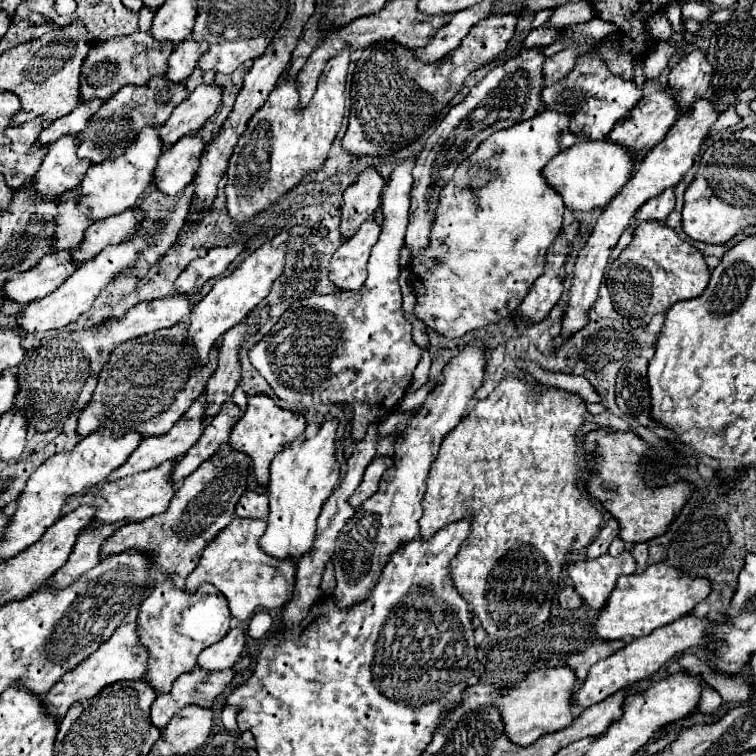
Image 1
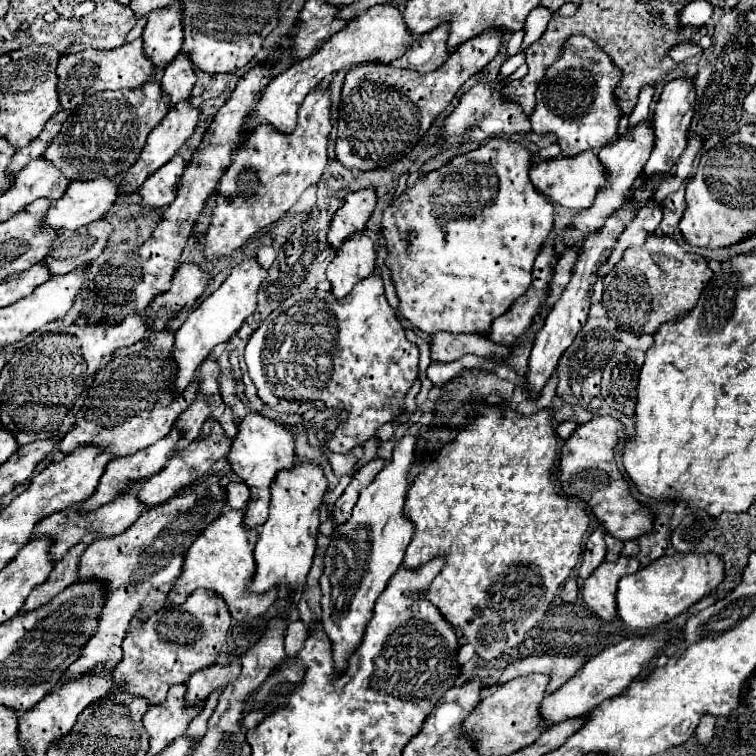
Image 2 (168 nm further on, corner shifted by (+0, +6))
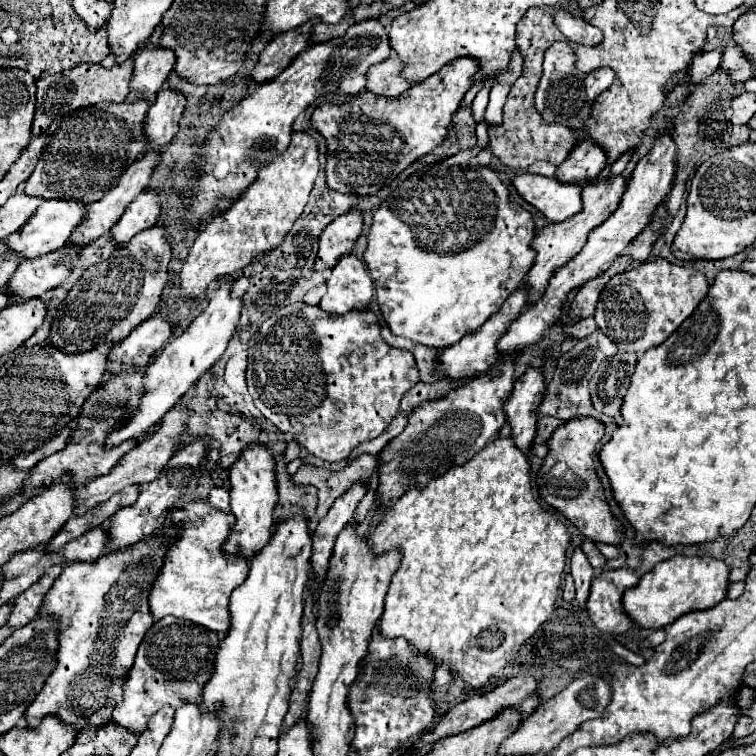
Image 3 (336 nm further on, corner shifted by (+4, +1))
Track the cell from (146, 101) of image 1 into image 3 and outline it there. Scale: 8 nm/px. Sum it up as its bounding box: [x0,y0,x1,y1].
[25,102,149,204]

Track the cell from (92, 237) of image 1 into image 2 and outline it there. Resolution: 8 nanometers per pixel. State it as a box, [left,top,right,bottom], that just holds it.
[41,219,111,277]

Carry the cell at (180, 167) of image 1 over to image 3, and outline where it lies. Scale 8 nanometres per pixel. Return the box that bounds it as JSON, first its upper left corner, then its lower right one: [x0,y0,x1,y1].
[111,190,163,246]

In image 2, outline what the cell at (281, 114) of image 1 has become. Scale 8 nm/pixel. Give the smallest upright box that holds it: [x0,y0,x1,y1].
[205,89,329,261]

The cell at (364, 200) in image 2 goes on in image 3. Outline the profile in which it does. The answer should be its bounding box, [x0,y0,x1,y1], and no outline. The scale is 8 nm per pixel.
[315,210,363,270]

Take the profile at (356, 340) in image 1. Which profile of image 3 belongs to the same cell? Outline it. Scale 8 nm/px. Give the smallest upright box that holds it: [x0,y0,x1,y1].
[247,302,419,462]

